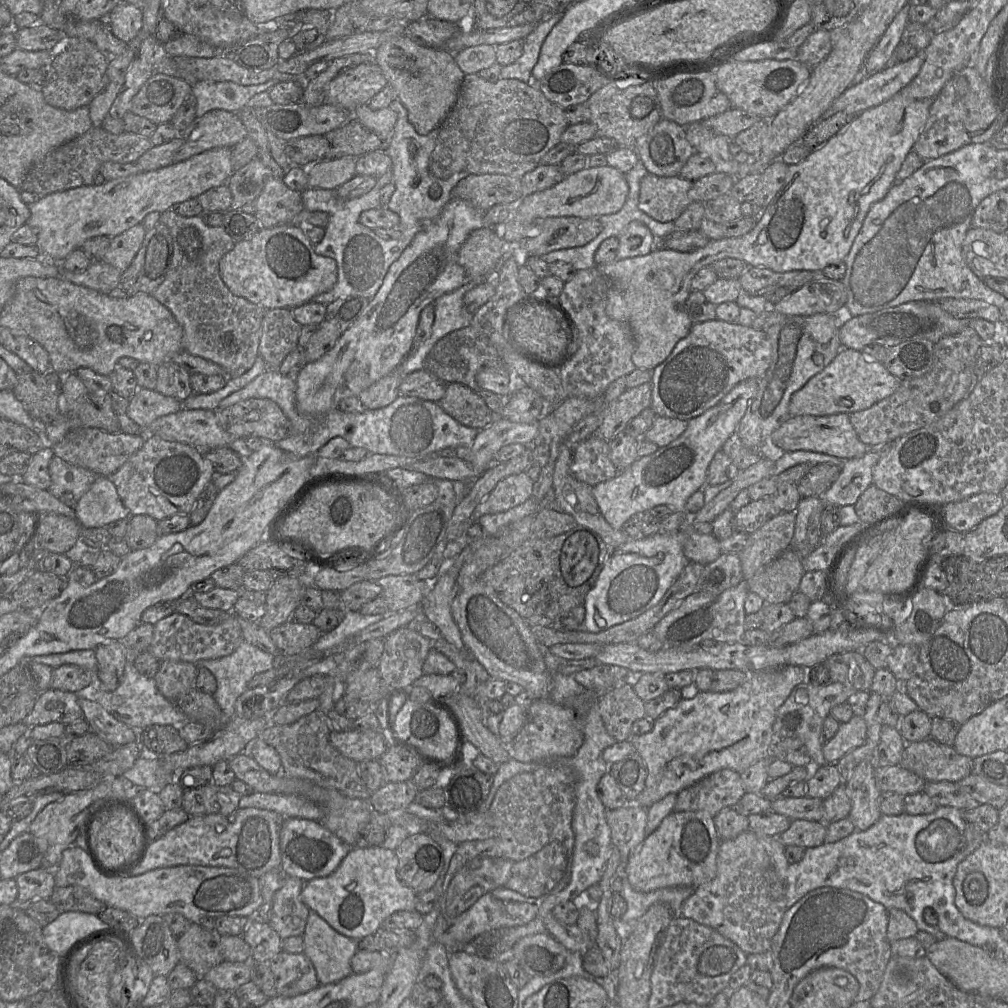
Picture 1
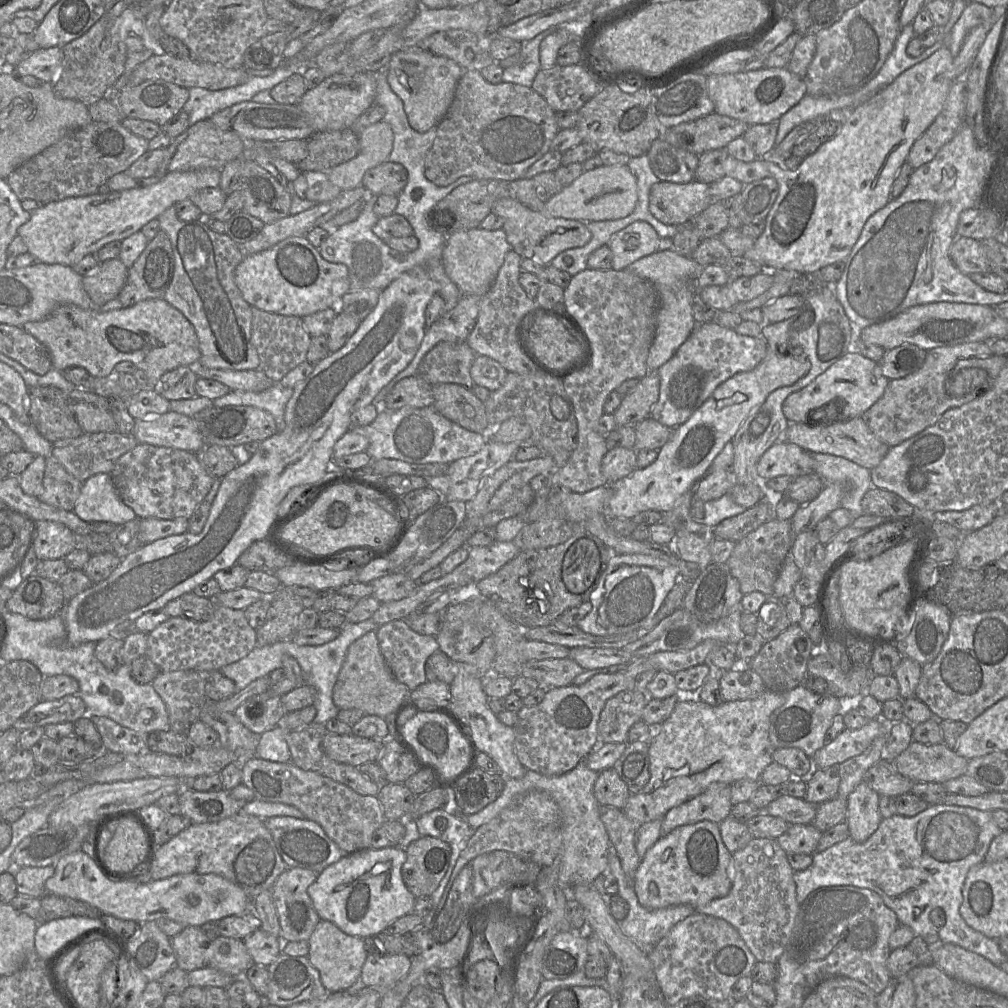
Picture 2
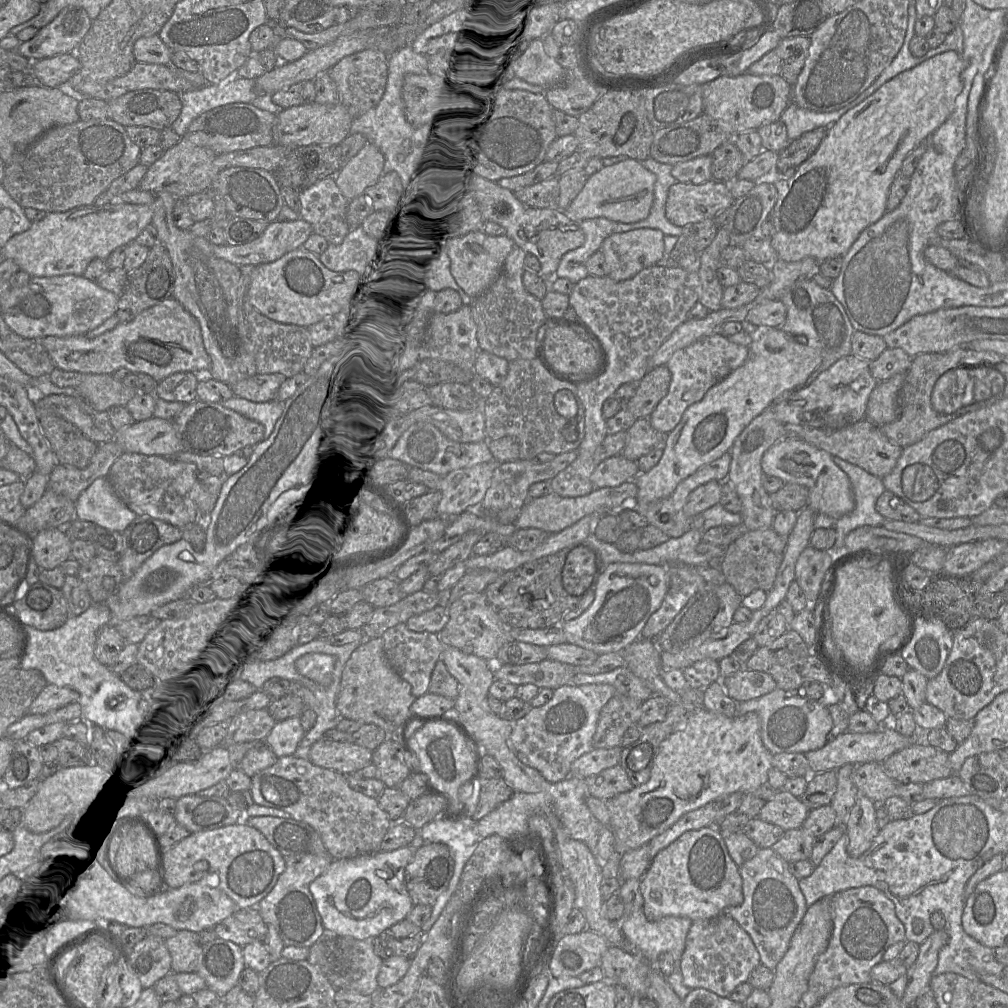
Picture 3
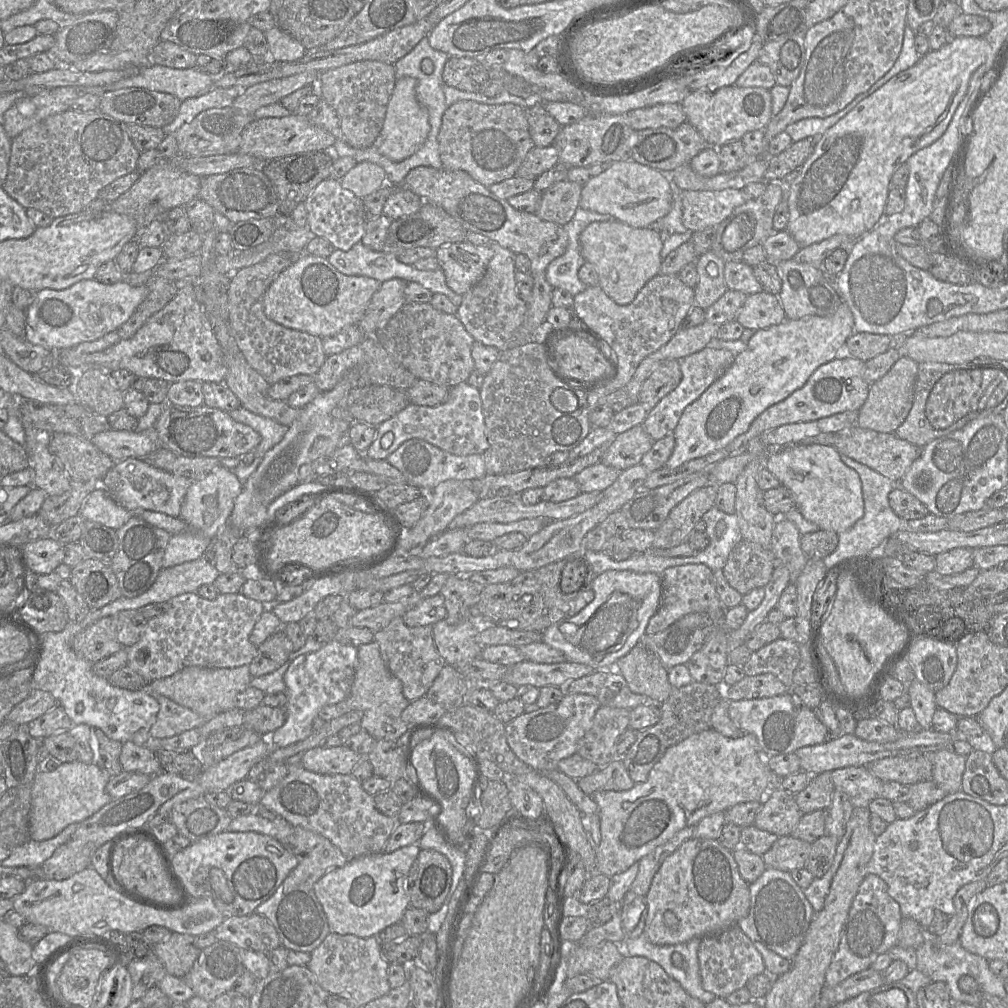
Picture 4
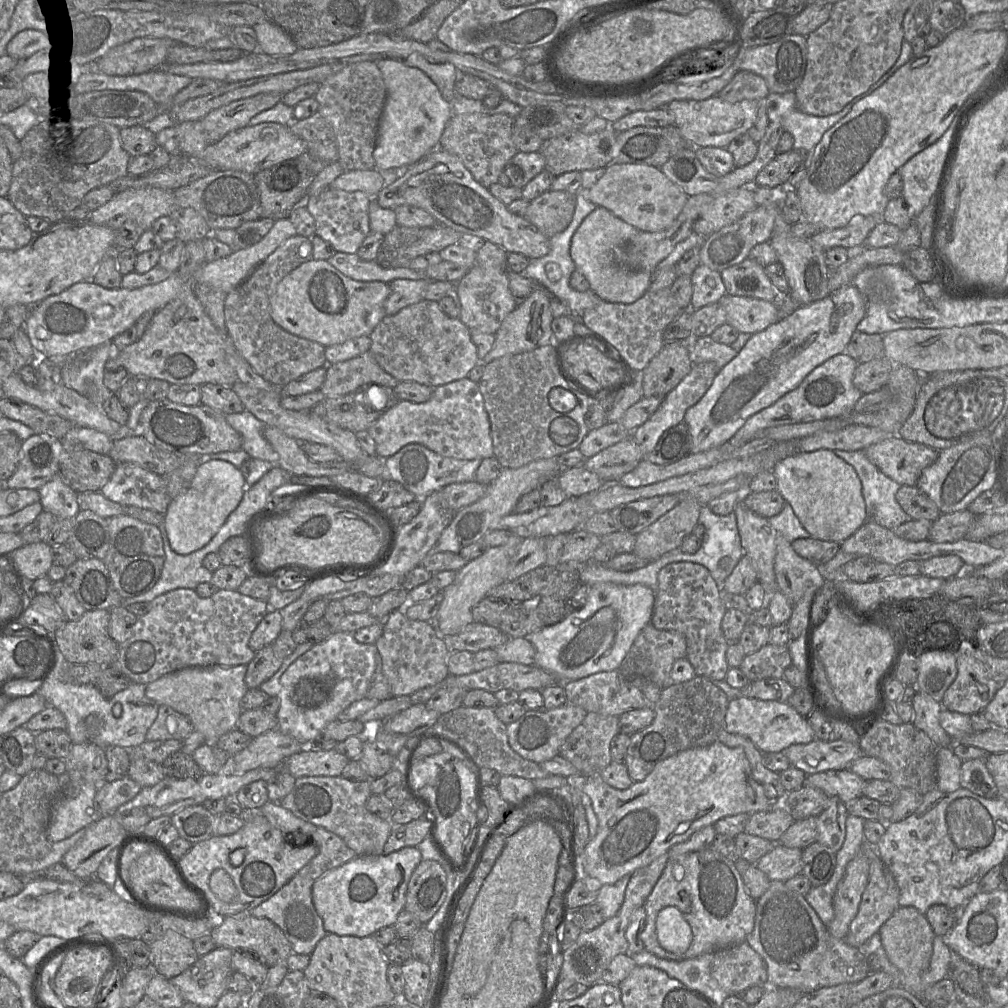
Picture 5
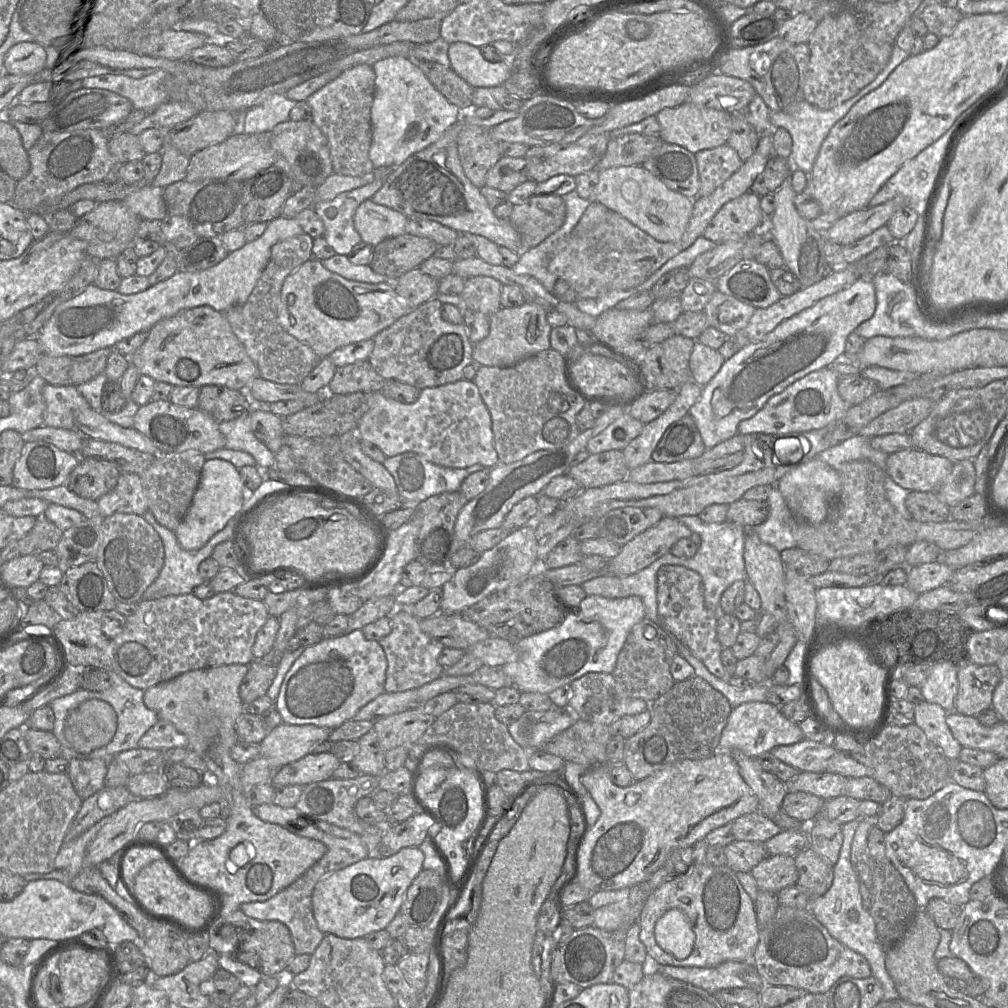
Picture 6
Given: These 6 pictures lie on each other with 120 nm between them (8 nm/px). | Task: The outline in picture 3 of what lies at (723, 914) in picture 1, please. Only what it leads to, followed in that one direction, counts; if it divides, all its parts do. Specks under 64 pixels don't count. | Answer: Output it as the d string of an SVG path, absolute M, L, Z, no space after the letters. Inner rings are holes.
M761 848L756 856L739 867L743 880L744 901L723 913L732 917L751 937L760 962L771 970L787 952L792 936L804 918L808 906L799 880L790 872L789 863L772 848Z

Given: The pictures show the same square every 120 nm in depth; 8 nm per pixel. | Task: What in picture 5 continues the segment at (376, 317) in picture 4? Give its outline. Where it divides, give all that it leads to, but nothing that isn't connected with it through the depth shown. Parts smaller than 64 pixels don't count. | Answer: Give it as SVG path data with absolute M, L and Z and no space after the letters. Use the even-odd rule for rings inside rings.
M427 278L420 280L395 279L389 283L390 293L384 302L386 316L391 316L405 307L424 300L424 294L430 281Z

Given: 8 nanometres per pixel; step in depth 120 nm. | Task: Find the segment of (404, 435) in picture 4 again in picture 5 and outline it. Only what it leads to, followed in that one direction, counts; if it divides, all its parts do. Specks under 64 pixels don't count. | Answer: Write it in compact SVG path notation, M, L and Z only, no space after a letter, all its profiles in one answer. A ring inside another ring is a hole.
M468 377L433 388L431 398L423 403L398 400L367 431L376 443L376 455L380 458L390 457L402 447L411 443L424 445L445 457L462 460L484 459L494 456L490 421L484 407L483 396L478 384Z

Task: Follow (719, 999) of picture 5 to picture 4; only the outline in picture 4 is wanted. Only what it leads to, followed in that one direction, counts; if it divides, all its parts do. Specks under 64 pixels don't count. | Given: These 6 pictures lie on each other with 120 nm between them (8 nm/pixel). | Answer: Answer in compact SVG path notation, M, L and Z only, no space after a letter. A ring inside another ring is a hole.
M644 934L635 939L626 938L626 940L629 956L645 957L657 963L691 997L704 1004L709 1004L716 998L701 985L697 955L700 938L675 945L652 944Z

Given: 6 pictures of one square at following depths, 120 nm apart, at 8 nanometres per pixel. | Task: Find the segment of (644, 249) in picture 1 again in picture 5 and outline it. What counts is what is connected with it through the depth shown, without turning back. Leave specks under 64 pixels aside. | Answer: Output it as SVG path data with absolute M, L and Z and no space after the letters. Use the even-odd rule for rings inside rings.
M597 206L574 232L570 256L576 270L589 282L590 290L601 300L631 304L648 290L652 272L630 269L622 263L623 248L639 232L637 228L600 206Z

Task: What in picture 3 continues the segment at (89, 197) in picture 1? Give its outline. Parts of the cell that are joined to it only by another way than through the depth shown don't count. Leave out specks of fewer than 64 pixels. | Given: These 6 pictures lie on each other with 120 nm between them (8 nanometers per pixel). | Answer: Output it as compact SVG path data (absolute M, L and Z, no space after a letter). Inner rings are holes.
M130 203L83 205L65 212L50 212L22 233L14 235L1 251L3 259L13 260L21 270L31 277L52 277L66 274L84 276L89 263L96 259L107 259L119 246L134 241L142 230L152 222L153 211L150 206Z

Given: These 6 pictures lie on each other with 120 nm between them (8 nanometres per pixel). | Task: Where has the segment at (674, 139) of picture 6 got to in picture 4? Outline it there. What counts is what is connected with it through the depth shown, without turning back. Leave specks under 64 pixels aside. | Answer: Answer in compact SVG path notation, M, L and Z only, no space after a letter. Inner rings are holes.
M721 87L715 91L691 91L681 103L690 123L705 139L709 147L719 148L727 142L741 140L747 132L764 130L772 118L772 96L761 87Z

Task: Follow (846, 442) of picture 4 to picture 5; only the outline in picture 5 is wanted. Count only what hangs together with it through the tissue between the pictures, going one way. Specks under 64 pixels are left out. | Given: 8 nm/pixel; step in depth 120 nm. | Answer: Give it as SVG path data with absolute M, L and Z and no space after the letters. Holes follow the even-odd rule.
M894 435L864 451L867 458L886 476L901 486L916 486L924 468L934 463L938 451Z

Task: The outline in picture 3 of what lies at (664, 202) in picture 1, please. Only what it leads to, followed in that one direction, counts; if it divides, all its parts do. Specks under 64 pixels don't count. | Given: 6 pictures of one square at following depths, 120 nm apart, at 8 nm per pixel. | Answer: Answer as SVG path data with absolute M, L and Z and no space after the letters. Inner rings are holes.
M714 179L702 184L675 182L668 191L665 215L672 224L684 227L714 218L734 200L729 182Z

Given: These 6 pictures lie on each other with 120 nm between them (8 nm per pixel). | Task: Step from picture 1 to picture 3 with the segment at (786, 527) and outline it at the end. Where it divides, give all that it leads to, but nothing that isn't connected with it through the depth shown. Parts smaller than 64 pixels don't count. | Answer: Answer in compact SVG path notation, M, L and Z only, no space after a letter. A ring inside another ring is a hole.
M772 527L747 531L725 549L725 554L720 561L720 570L727 583L742 597L755 590L769 592L775 582L778 569L783 560L787 537L777 534Z

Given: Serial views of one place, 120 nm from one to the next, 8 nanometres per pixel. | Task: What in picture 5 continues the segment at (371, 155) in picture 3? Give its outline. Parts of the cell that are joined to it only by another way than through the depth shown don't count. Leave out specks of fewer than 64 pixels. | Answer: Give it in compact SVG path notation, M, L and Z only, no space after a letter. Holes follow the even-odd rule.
M376 169L344 171L331 184L330 188L348 192L361 191L375 197L385 186L385 180Z

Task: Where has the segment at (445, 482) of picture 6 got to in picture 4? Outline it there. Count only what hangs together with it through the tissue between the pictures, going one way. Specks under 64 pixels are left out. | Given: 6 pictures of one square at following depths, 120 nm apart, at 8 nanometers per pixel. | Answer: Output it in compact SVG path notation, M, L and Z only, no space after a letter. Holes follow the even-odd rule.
M419 438L403 442L386 460L404 475L406 483L417 488L433 489L446 480L473 480L487 474L483 455L454 455Z

